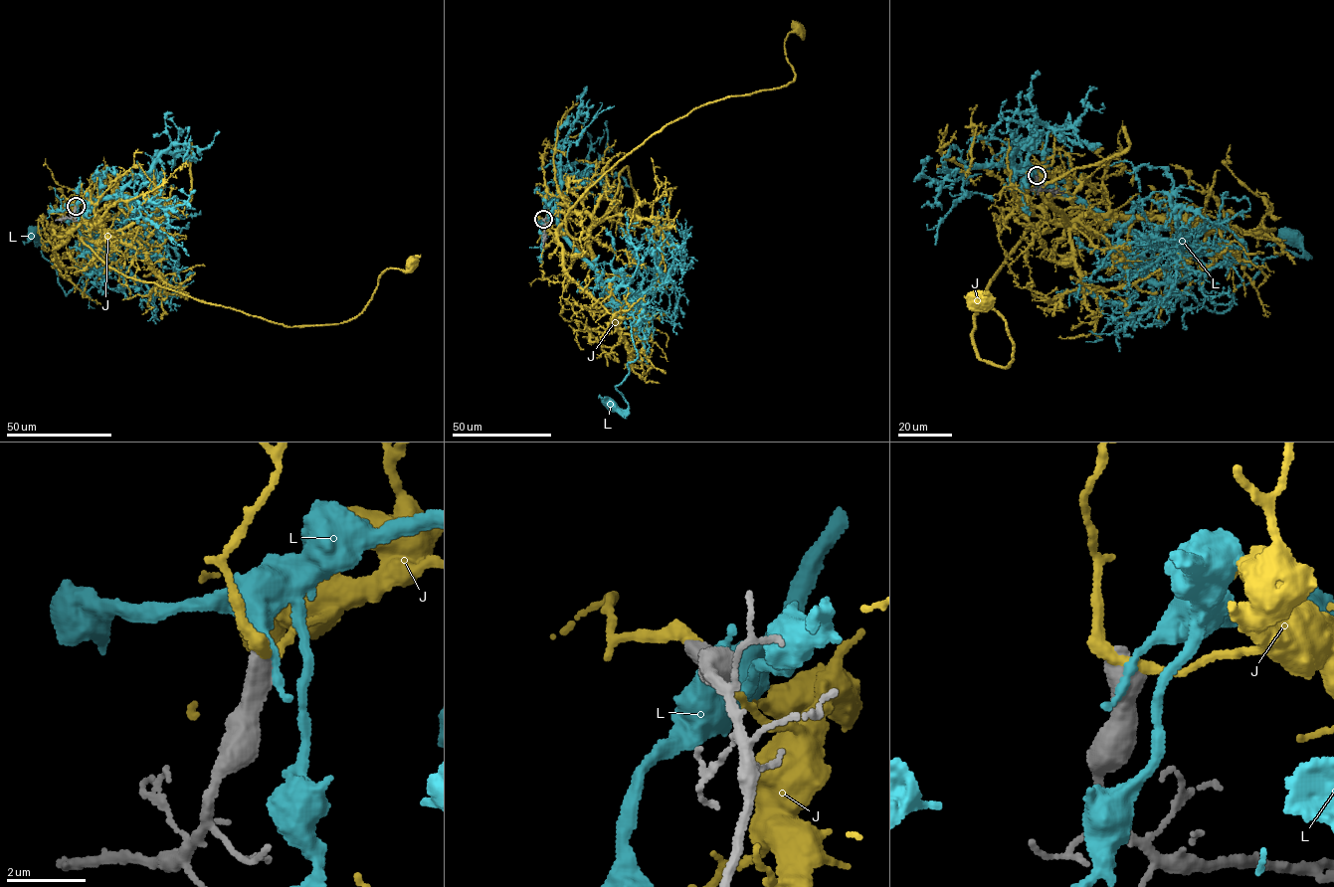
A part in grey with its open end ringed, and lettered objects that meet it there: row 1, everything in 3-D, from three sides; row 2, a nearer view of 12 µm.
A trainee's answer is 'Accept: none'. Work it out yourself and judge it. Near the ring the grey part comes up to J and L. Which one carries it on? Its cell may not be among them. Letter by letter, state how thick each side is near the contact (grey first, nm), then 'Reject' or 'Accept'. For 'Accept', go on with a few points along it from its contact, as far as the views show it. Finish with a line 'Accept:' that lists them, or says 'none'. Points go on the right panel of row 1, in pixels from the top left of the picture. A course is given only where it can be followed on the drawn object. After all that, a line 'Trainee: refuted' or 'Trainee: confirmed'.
J: Thickness 600 nm (grey) against 320 nm. Reject
L: Thickness 650 nm (grey) against 240 nm. Reject
Accept: none
Trainee: confirmed

